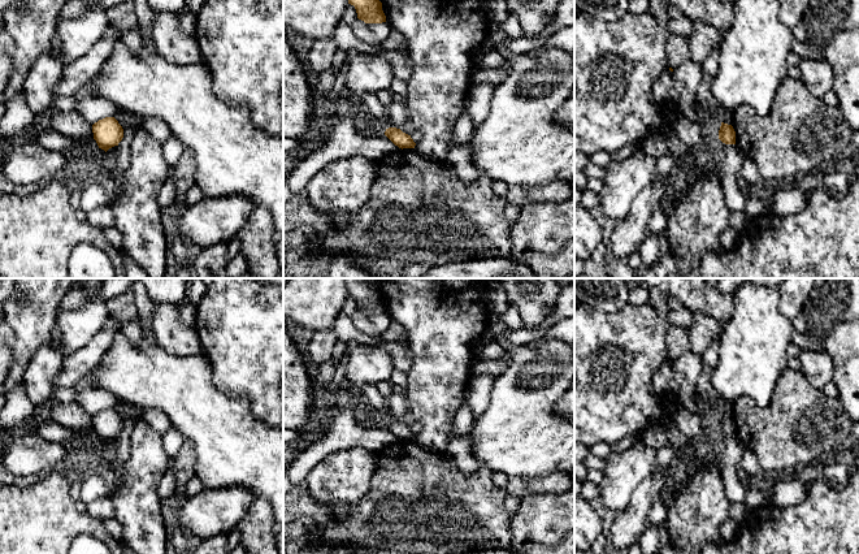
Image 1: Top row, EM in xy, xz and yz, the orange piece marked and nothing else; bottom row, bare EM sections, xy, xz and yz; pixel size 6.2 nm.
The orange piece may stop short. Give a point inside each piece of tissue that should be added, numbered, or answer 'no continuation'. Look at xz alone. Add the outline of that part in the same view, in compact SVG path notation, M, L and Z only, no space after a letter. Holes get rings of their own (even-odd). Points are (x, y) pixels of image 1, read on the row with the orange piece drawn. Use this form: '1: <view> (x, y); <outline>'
no continuation

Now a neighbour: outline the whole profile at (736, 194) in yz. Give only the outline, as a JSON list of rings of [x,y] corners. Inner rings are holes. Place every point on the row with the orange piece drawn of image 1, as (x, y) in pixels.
[[[725,144],[723,157],[721,182],[725,192],[725,202],[730,211],[743,212],[750,190],[739,179],[739,169],[743,163],[743,153],[737,144]]]

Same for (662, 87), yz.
[[[667,66],[652,86],[652,100],[664,104],[668,103],[668,95],[673,86],[673,72]]]

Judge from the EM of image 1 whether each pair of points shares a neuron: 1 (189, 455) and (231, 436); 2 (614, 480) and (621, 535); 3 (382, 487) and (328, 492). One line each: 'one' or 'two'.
1: two
2: two
3: two

